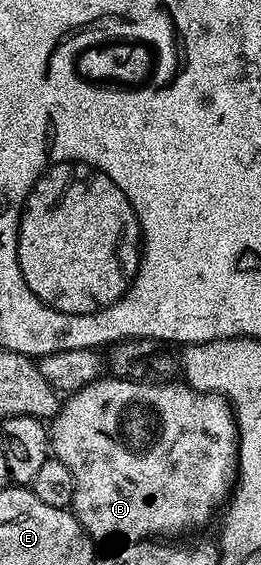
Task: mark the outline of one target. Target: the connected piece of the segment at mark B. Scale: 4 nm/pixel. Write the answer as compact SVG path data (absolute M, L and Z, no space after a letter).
M113 375L103 376L101 379L94 382L93 385L87 385L85 389L76 391L69 394L61 402L60 408L57 413L54 414L52 420L48 425L48 432L50 434L50 447L53 456L60 459L60 463L64 463L64 467L68 467L68 471L72 471L74 476L74 504L72 506L72 512L75 519L82 525L82 530L85 533L89 533L94 538L95 542L102 543L102 541L118 541L114 543L129 543L132 541L144 541L147 539L174 539L177 533L186 533L189 529L198 529L201 525L206 525L210 521L210 516L214 512L217 514L219 510L225 506L234 487L235 480L238 475L238 427L234 424L234 411L230 407L230 402L225 397L221 397L219 393L197 393L195 389L190 388L185 383L179 383L179 385L173 385L170 381L148 381L149 379L131 380L128 377L117 377Z

